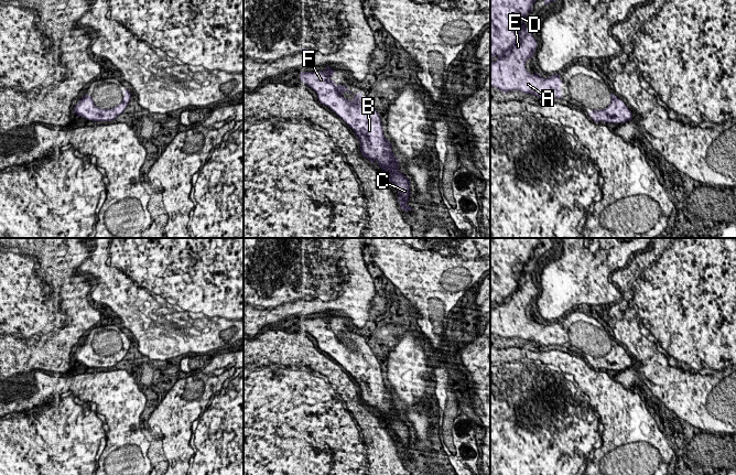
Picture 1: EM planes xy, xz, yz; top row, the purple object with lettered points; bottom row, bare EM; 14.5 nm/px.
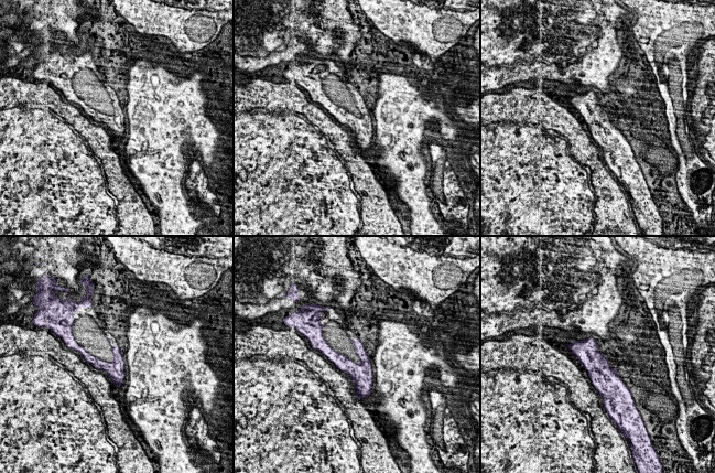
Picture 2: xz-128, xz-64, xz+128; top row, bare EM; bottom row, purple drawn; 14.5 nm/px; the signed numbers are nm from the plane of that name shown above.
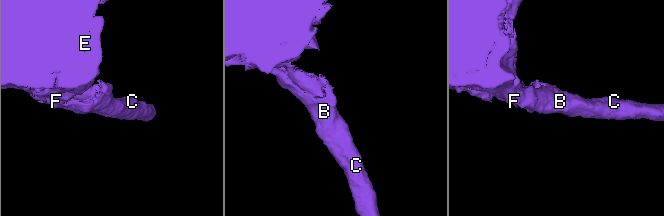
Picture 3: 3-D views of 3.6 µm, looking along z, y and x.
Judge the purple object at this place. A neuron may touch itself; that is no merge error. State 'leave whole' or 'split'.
leave whole

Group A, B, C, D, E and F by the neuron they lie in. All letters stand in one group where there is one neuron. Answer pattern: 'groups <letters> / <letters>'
groups A B C D E F

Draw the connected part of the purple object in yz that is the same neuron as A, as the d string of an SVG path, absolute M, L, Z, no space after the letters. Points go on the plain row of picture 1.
M490 238L490 305L498 304L490 309L490 334L505 341L519 337L543 346L561 345L560 321L545 326L540 321L530 321L526 315L526 309L532 305L538 289L523 266L532 258L532 251L540 246L546 252L552 248L556 249L551 238Z

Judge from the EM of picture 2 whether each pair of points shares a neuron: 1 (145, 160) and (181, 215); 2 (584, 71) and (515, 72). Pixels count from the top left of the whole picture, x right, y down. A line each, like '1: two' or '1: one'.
1: one
2: one

